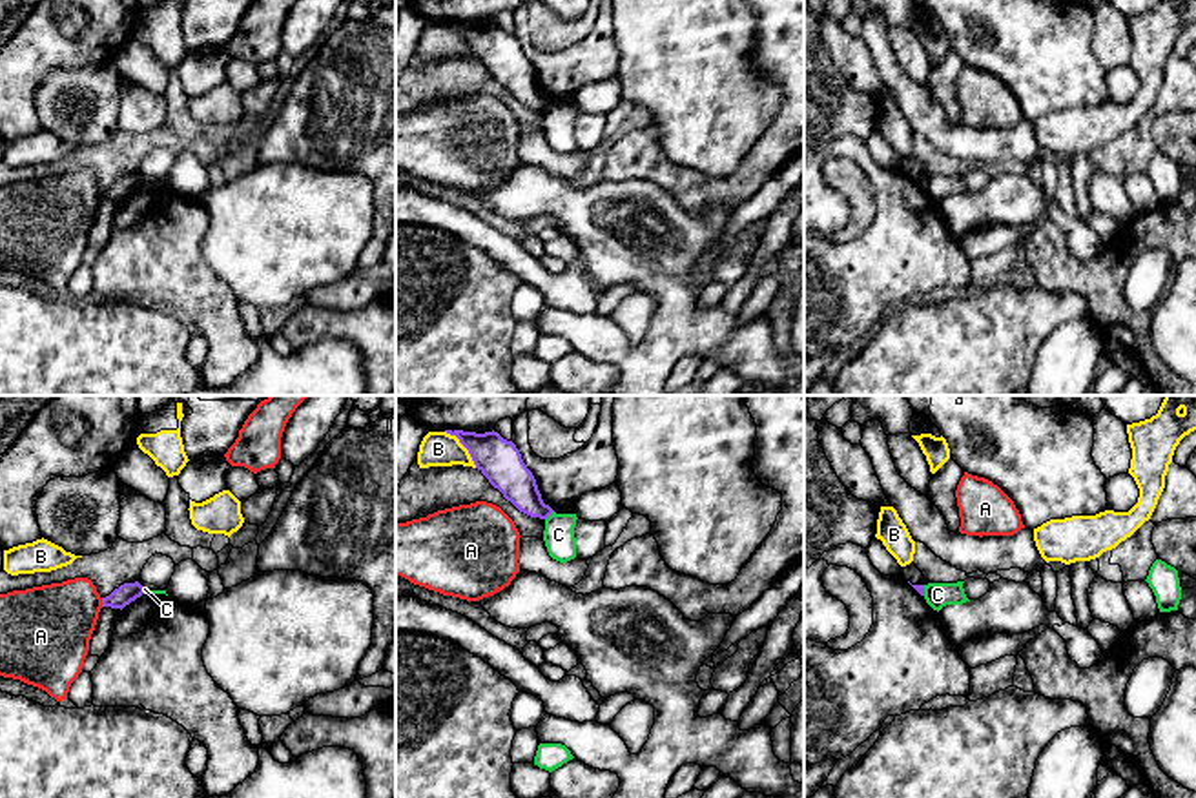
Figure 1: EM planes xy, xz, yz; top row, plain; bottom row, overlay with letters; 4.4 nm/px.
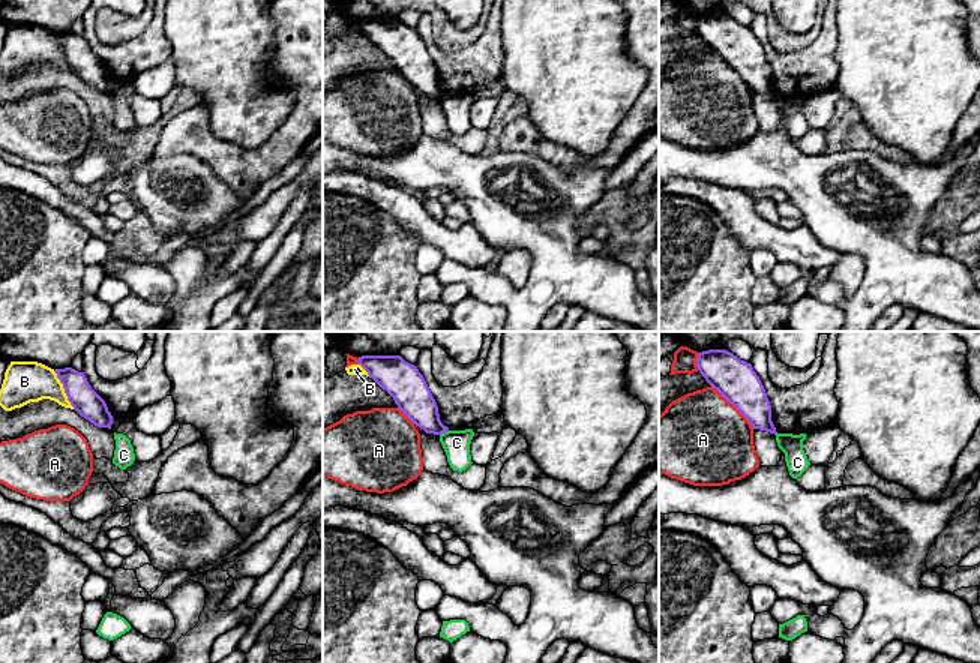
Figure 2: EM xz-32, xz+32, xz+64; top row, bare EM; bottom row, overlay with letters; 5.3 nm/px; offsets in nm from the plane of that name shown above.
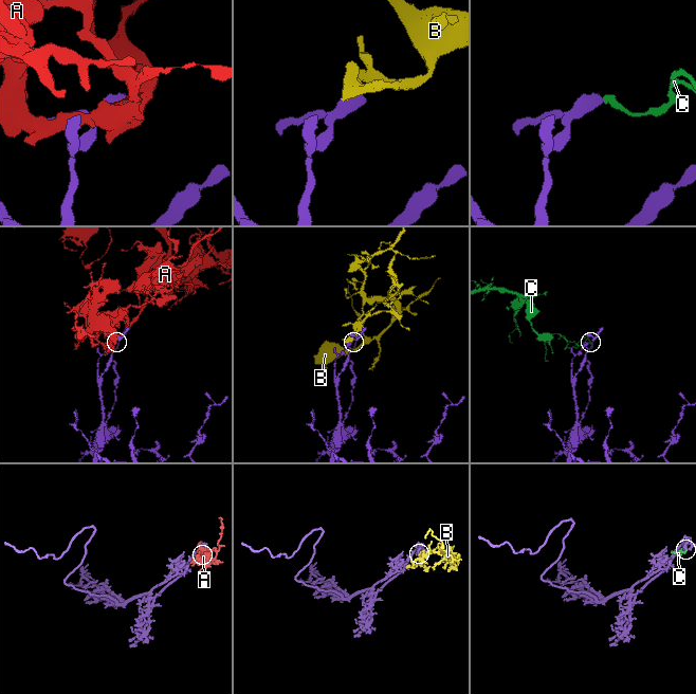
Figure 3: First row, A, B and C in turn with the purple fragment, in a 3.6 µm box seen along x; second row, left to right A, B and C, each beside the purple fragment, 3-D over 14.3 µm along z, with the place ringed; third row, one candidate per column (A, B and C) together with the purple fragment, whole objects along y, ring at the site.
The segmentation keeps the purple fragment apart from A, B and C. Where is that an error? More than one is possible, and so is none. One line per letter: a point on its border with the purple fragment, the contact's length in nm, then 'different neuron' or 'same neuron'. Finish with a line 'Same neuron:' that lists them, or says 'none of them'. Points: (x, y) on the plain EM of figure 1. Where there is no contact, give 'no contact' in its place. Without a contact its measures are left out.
A: xy (103, 194) | 40 nm | different neuron
B: xz (463, 37) | 220 nm | different neuron
C: xz (549, 106) | 60 nm | different neuron
Same neuron: none of them

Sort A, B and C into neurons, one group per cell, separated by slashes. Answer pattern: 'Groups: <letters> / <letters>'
Groups: A / B / C

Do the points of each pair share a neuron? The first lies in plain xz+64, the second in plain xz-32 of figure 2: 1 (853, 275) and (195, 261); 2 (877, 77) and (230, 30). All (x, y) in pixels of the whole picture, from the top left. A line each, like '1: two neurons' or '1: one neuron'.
1: one neuron
2: one neuron

